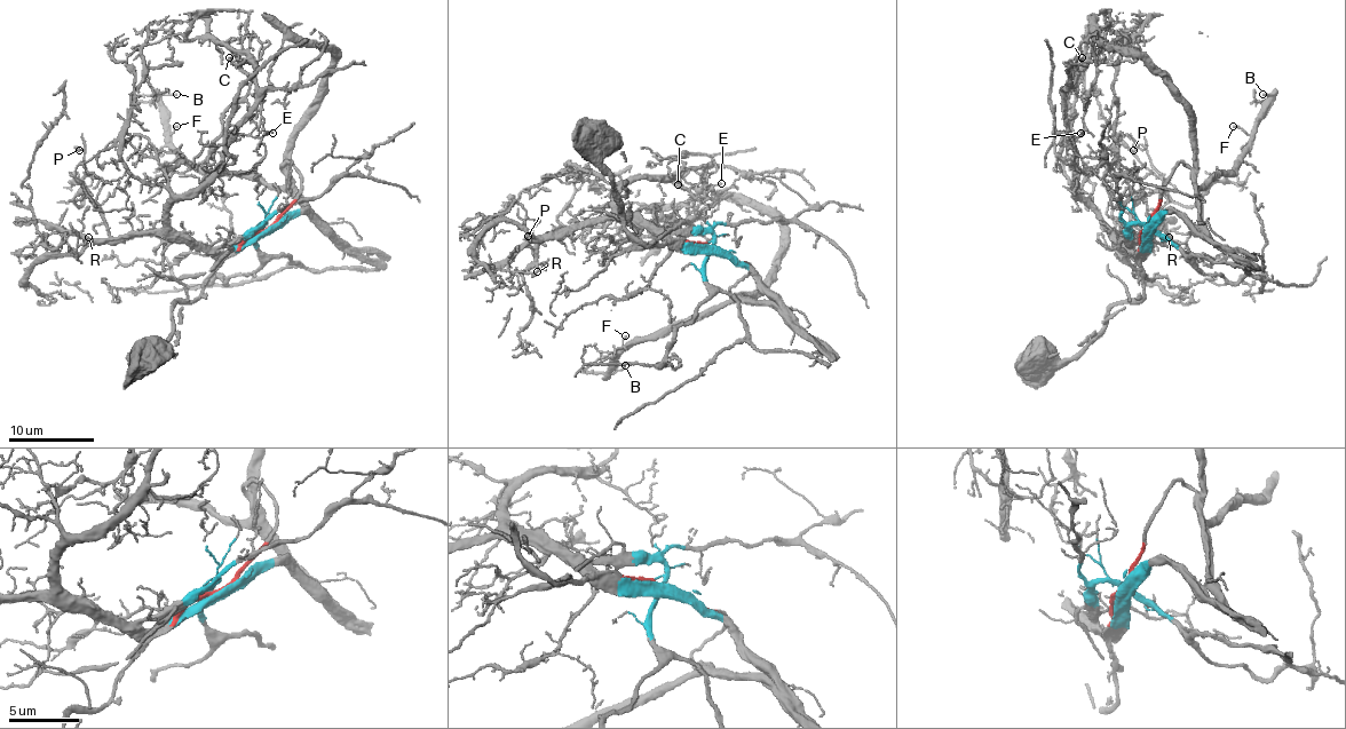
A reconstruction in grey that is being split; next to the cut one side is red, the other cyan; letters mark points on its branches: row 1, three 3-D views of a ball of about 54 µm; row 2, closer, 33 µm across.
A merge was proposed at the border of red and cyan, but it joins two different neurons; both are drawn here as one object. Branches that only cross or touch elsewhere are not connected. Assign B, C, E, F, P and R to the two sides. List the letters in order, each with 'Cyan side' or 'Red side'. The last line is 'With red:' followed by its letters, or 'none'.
B: Red side
C: Cyan side
E: Red side
F: Red side
P: Cyan side
R: Cyan side
With red: B, E, F

